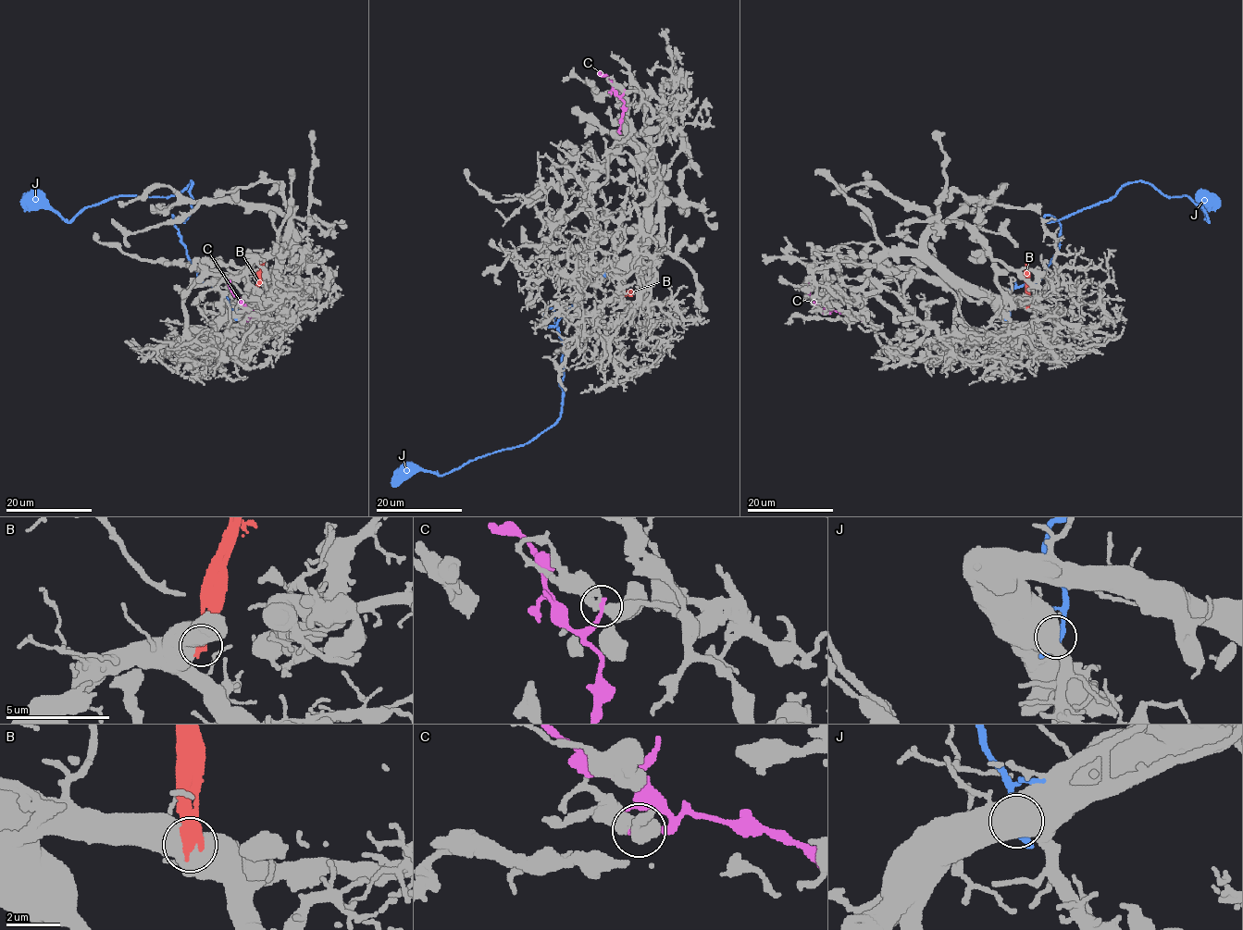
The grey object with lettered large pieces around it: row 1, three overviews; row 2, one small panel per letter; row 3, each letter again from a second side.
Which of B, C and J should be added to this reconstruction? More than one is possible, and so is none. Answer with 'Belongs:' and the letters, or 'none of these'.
Belongs: none of these

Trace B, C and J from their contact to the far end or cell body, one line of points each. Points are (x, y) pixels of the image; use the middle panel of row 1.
B: (624, 294), (638, 291)
C: (624, 92), (618, 95), (613, 89), (613, 82), (598, 72)
J: (604, 275), (555, 325), (542, 312), (554, 312), (563, 344), (553, 426), (449, 473), (391, 485)

